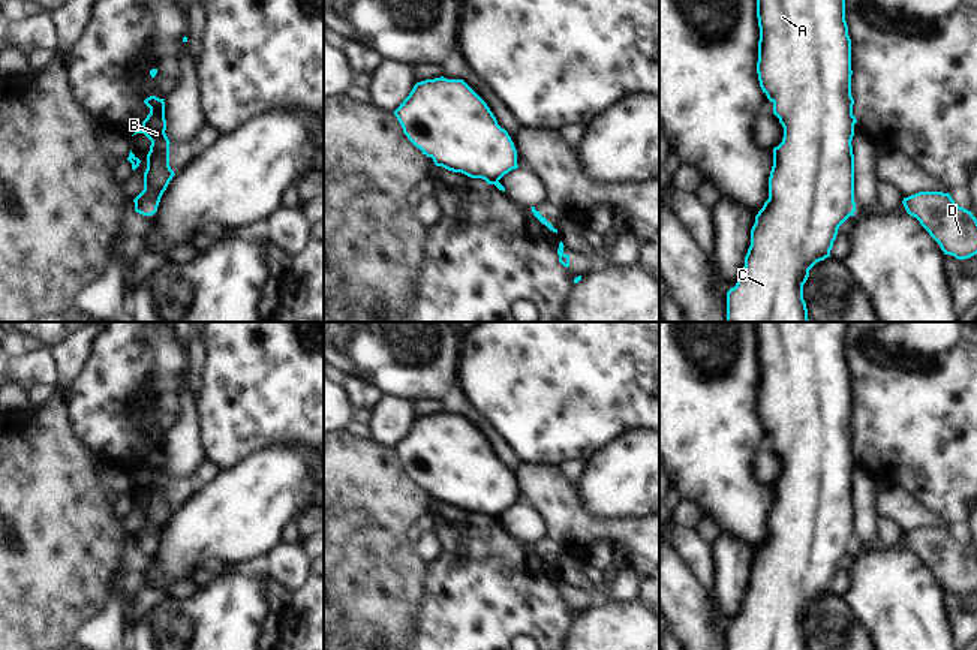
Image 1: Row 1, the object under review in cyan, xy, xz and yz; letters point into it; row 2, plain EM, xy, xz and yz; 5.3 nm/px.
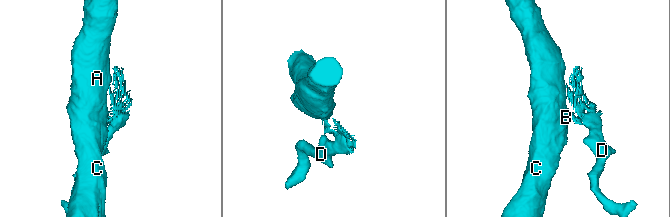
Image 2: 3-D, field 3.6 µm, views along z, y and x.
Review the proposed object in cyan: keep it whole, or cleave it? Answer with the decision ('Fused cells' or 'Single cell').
Fused cells.

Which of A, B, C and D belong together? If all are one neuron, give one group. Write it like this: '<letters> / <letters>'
A B C / D

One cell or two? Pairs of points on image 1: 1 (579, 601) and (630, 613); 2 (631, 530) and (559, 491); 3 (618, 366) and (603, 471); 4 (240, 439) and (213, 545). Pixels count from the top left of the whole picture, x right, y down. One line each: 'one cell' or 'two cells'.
1: two cells
2: one cell
3: two cells
4: two cells

